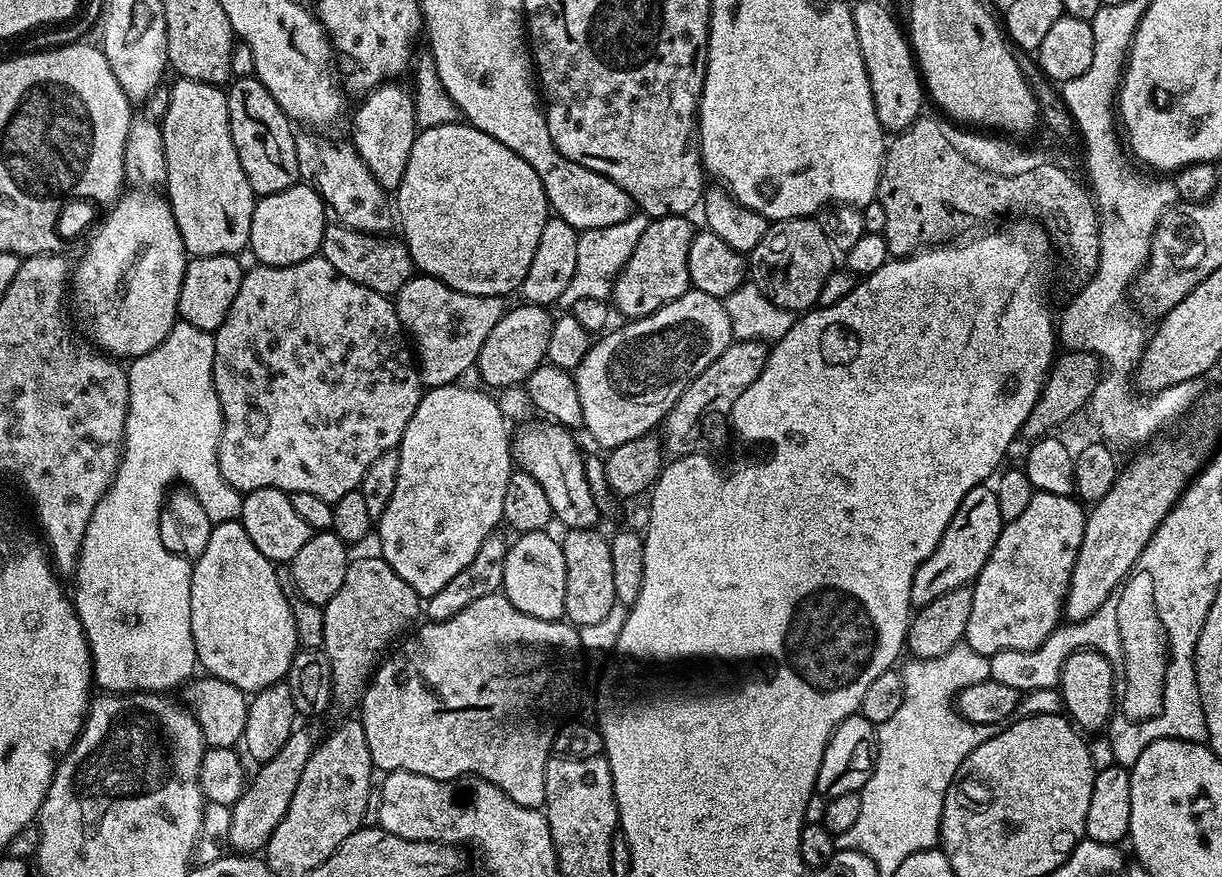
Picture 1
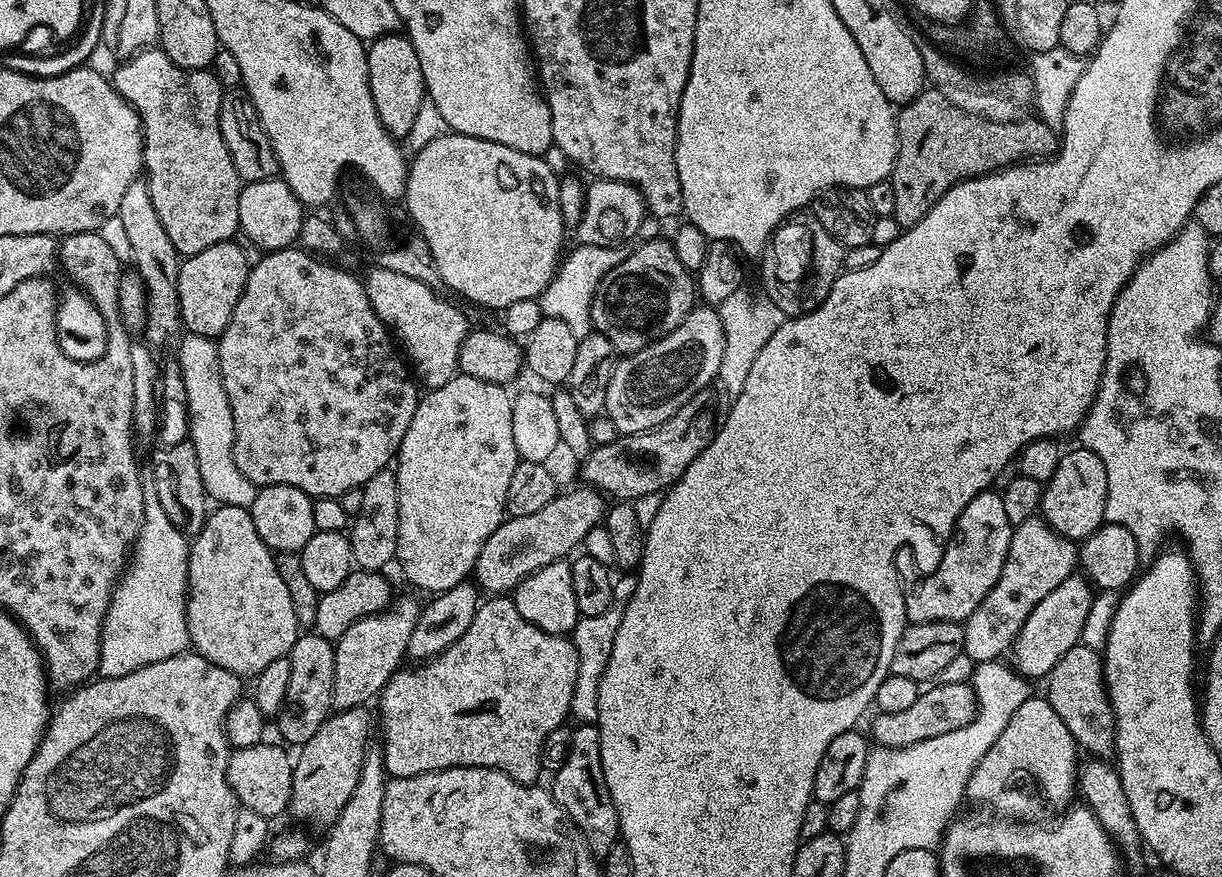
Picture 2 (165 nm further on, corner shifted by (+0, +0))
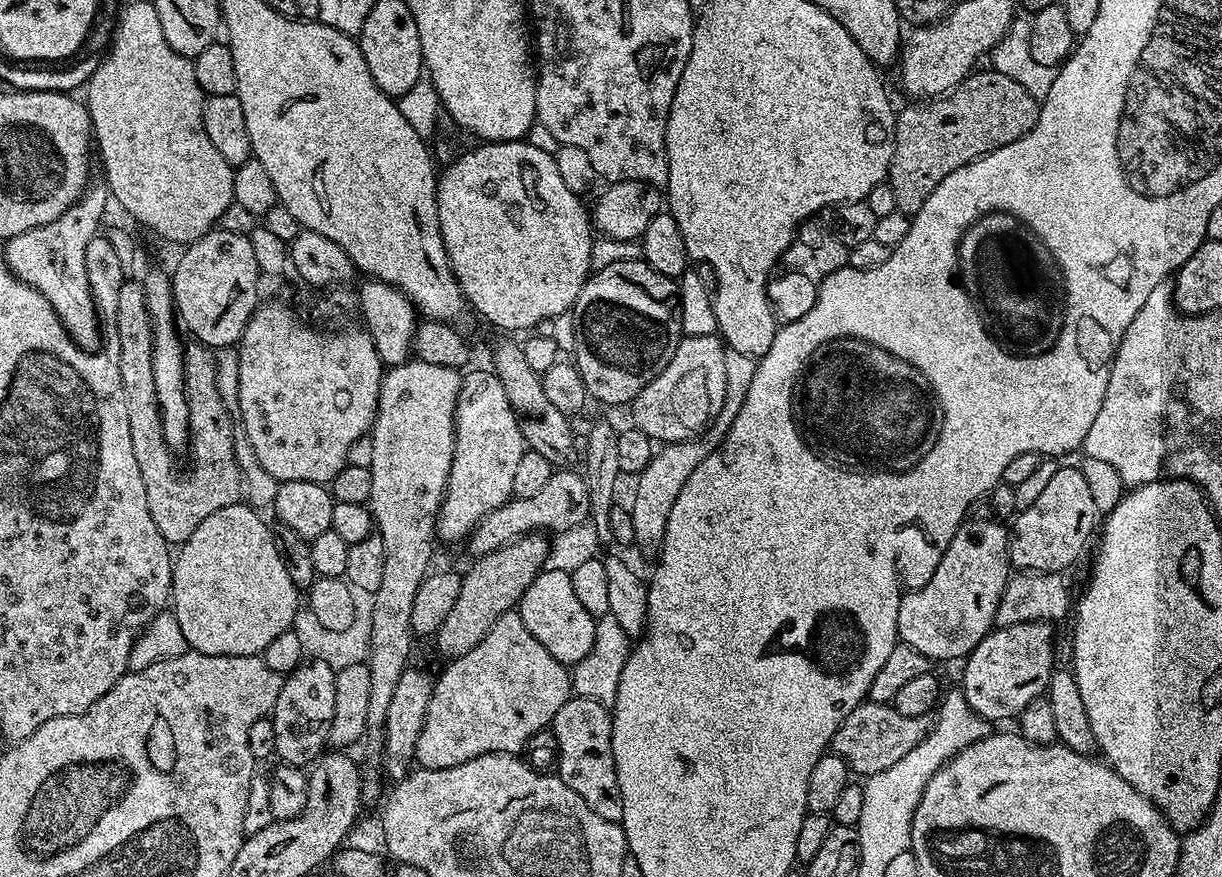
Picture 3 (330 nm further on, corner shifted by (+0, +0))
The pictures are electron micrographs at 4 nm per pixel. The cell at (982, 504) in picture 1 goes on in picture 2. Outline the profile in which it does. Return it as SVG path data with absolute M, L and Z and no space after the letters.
M985 490L962 510L956 519L956 530L944 547L942 562L938 562L929 572L929 576L921 578L917 584L908 584L904 593L904 614L908 624L925 624L926 622L963 622L978 610L982 598L994 590L998 578L1002 574L1002 566L1006 566L1006 558L1010 550L1010 538L1014 525L1006 518L1006 509L1002 506L1000 492Z

